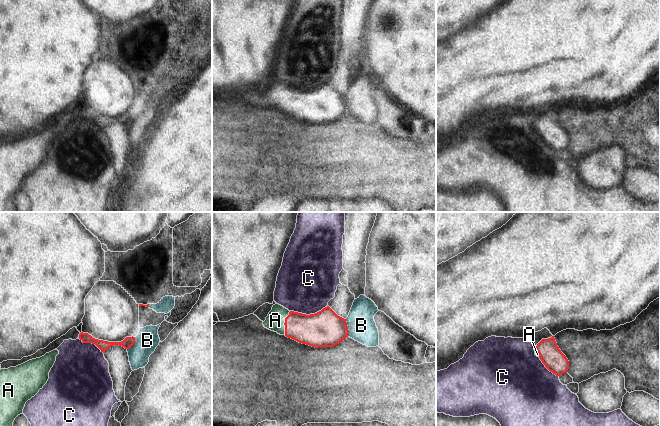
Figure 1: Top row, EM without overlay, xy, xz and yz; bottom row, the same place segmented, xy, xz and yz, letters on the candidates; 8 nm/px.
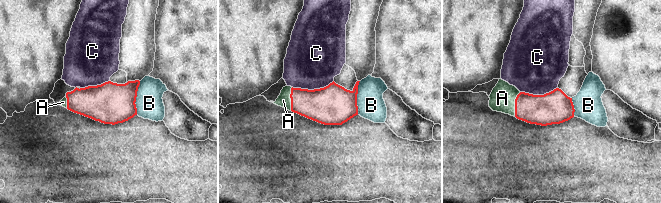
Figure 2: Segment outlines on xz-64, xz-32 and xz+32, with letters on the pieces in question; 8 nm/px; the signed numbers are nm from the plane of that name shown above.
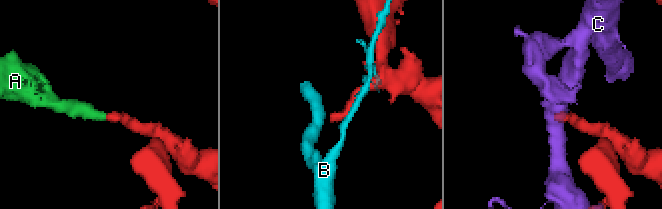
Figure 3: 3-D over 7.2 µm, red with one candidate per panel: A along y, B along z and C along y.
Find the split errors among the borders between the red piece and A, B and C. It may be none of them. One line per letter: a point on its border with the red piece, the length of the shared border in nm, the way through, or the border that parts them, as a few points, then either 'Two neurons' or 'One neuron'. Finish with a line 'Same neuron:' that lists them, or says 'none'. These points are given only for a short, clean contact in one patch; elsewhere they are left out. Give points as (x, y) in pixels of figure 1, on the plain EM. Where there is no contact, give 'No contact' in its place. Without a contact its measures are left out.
A: Touches red at xz (284, 99). Shared border 200 nm. Path across: xz (314, 106), (284, 99), (275, 96). One neuron
B: Touches red at xz (347, 104). Shared border 150 nm. Two neurons
C: Touches red at xz (308, 91). Shared border 300 nm. Boundary: xz (327, 82), (309, 90), (290, 87). Two neurons
Same neuron: A.

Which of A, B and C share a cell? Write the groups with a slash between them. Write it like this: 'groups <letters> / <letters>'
groups A / B / C

